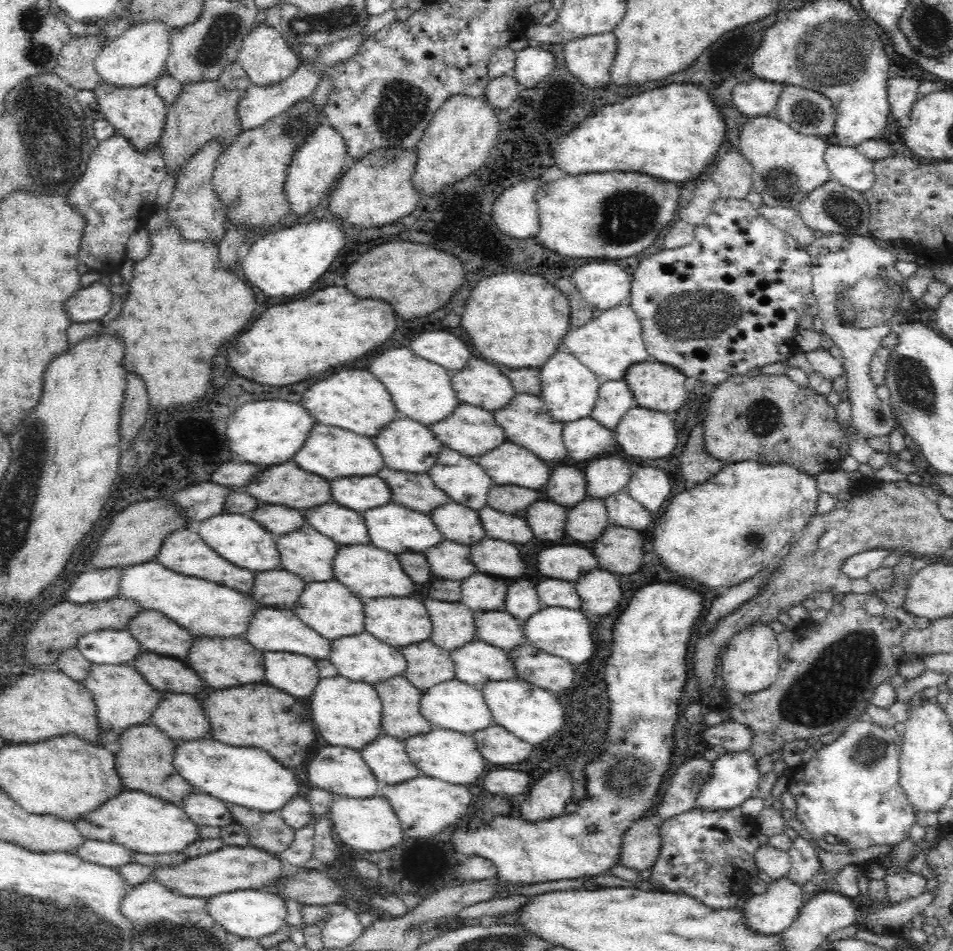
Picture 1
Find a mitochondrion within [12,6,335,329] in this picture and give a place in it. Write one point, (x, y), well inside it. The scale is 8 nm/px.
(51, 162)

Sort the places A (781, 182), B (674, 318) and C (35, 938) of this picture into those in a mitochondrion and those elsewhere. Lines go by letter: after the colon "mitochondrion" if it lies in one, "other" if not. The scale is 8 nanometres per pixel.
A: mitochondrion
B: mitochondrion
C: mitochondrion

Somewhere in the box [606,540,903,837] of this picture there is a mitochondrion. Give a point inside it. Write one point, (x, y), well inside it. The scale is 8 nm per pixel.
(828, 688)

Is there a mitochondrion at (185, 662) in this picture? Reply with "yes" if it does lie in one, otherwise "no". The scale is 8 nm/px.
no

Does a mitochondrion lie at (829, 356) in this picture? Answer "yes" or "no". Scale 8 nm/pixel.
no

